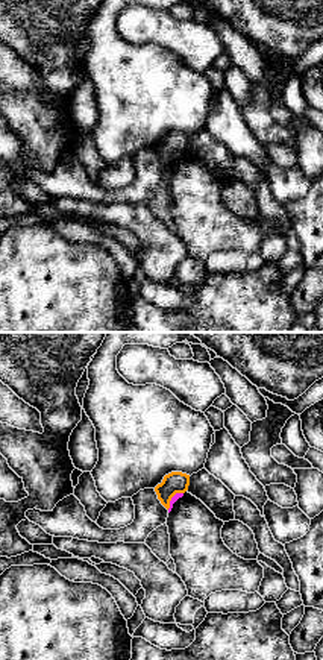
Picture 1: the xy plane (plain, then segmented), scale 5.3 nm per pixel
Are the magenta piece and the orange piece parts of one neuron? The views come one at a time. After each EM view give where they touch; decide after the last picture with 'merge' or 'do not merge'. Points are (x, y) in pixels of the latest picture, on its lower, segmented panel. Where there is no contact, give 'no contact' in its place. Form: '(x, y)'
(172, 498)

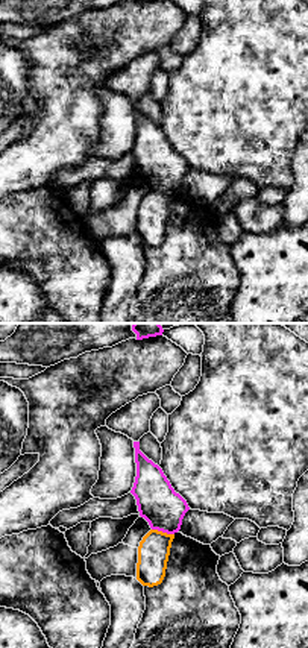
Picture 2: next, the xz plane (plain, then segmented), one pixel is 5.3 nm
(163, 531)

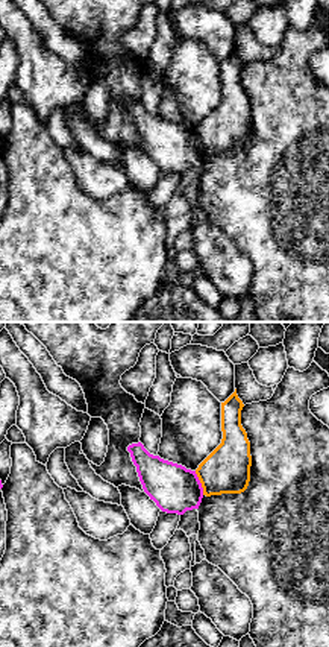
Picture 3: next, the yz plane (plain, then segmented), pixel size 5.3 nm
(200, 483)

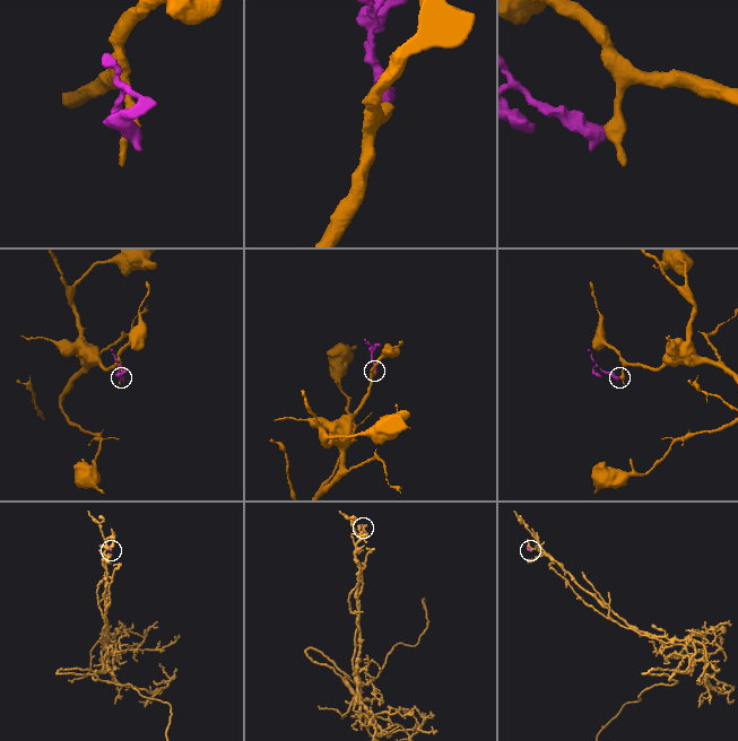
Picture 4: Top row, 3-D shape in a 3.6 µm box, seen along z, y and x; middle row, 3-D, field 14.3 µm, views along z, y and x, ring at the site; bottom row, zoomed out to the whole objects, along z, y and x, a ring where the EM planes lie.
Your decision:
do not merge

